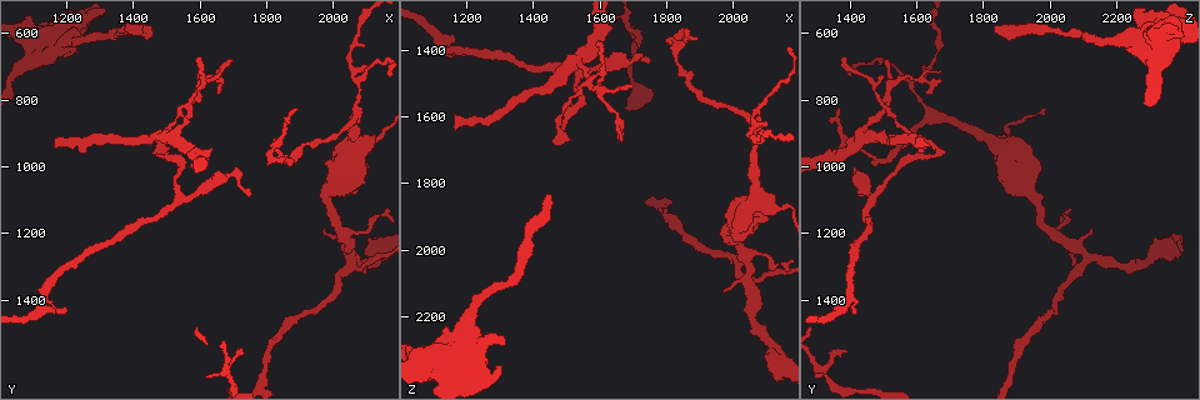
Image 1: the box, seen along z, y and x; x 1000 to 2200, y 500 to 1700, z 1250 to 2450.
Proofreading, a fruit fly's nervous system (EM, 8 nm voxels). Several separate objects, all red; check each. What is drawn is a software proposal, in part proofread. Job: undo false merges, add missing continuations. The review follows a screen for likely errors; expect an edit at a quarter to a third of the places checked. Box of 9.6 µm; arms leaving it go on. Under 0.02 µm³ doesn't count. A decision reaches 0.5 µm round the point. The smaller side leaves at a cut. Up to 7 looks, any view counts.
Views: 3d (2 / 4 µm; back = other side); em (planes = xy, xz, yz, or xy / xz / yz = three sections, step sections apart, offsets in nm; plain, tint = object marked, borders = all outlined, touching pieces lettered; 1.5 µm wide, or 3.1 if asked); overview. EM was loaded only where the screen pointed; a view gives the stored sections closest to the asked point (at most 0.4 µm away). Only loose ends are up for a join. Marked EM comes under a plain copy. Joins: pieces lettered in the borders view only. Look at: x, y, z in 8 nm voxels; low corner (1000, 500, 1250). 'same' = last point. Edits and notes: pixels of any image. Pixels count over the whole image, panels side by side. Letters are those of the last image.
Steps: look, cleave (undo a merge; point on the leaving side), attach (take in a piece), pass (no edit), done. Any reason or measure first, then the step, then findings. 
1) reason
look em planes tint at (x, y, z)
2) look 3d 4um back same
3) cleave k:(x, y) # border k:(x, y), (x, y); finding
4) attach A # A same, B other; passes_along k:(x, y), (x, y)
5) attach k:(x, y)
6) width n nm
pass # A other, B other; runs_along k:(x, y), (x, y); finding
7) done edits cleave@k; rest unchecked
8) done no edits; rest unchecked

branch stops here
look em yz step 4 tint at (1440, 590, 1840)

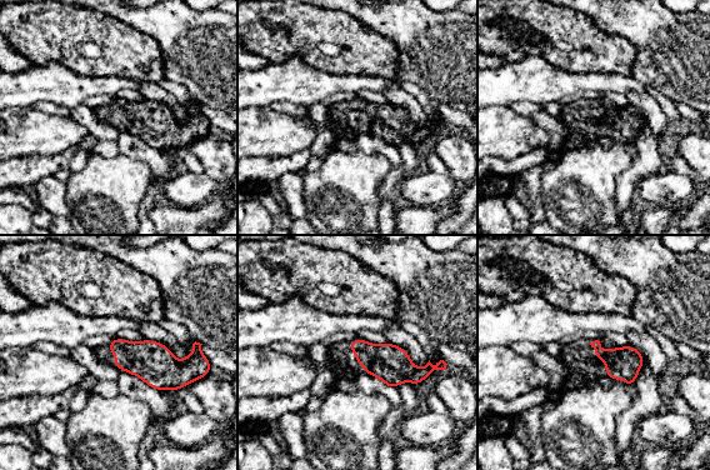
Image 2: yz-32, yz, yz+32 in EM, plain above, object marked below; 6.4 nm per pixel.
see the neighbours
look em yz step 4 borders same

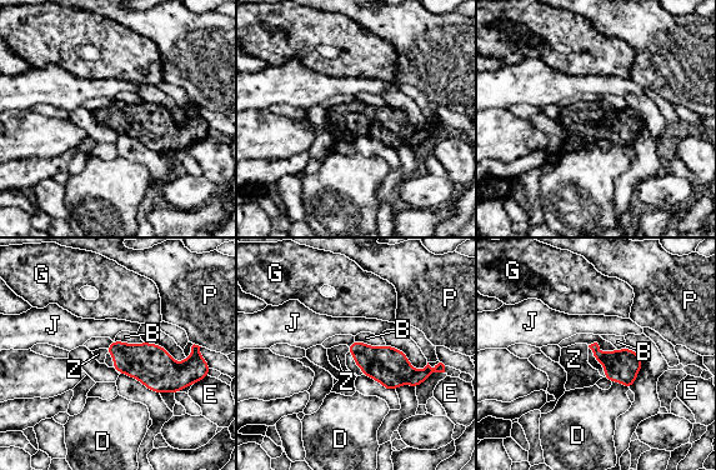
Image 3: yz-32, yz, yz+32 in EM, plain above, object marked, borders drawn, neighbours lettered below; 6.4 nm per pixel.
attach Z # B other, D other, E other, G other, J other, P other, Z same; passes_along 3:(384, 364), (349, 349), (336, 355); the neuron continues

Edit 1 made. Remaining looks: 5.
look 3d 4um at (1170, 940, 1580)

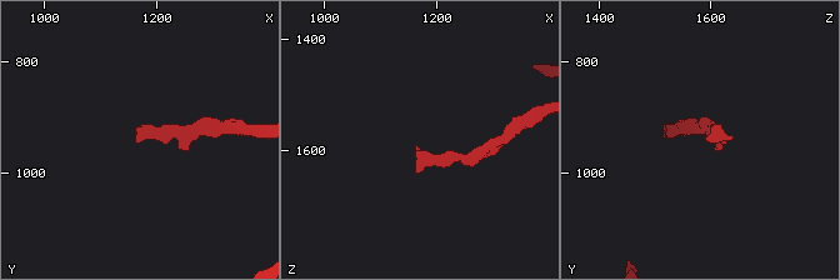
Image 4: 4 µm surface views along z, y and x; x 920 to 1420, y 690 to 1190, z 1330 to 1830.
look em planes tint at (1165, 945, 1590)

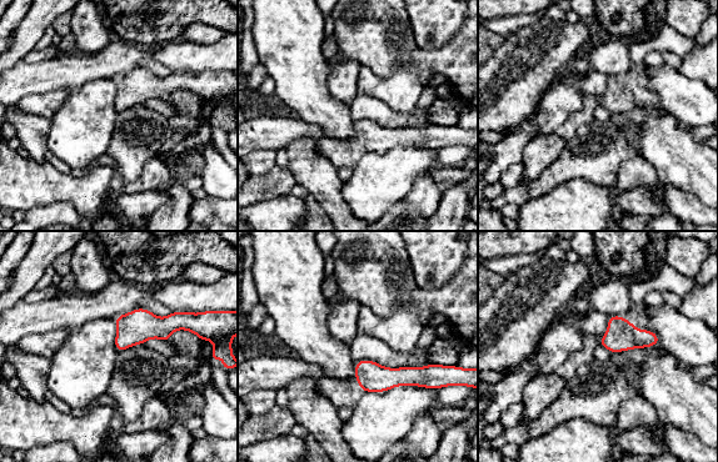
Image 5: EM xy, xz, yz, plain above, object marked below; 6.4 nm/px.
look em planes borders same

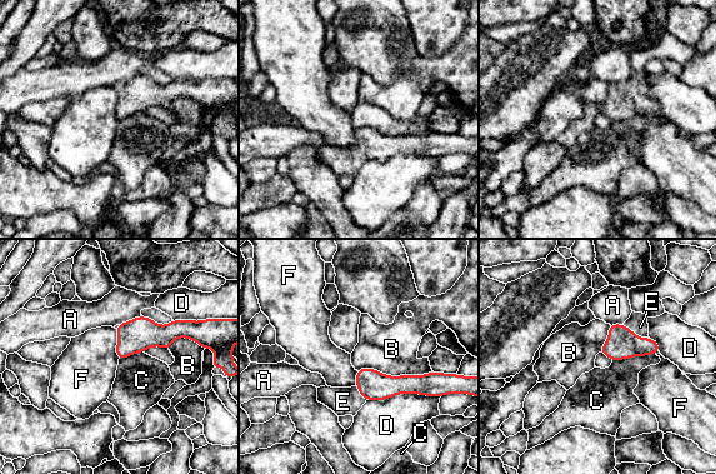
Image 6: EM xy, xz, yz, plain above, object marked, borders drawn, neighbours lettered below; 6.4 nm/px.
longest_contact B 500 nm
attach E # A other, B other, C other, D other, E same, F other; passes_along 6:(621, 343), (635, 335), (637, 322); the neuron continues

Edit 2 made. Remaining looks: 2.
an open end
look em planes borders at (1900, 820, 1360)

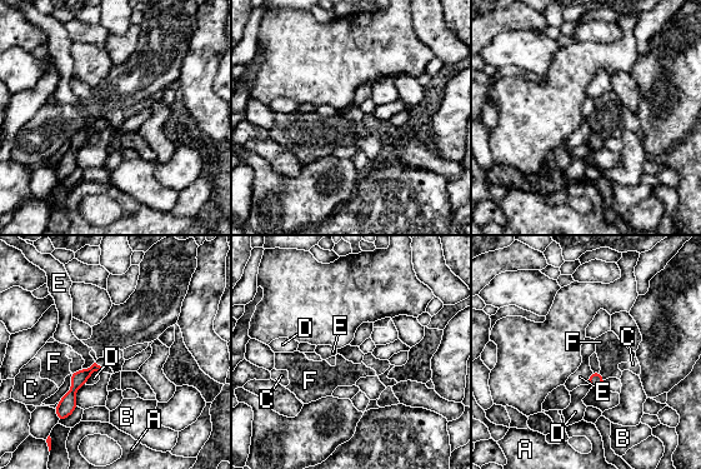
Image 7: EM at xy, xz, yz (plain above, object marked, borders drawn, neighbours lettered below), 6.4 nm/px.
pass # A other, B other, C other, D other, E other, F other; runs_along 7:(96, 368), (75, 385), (63, 414); none of them fits

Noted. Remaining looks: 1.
done edits attach@3, attach@6; rest unchecked

